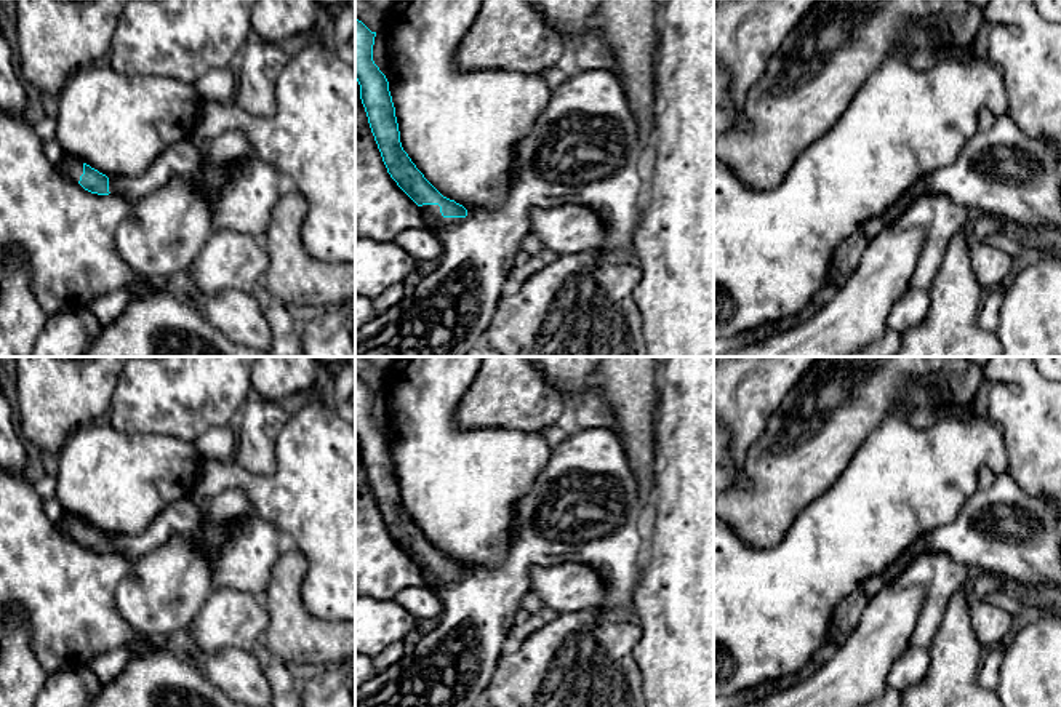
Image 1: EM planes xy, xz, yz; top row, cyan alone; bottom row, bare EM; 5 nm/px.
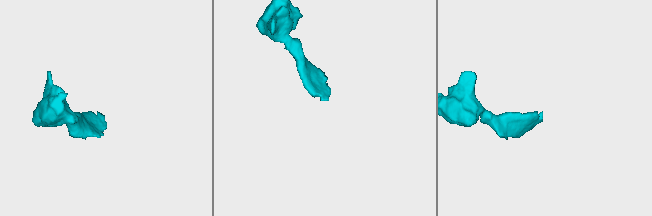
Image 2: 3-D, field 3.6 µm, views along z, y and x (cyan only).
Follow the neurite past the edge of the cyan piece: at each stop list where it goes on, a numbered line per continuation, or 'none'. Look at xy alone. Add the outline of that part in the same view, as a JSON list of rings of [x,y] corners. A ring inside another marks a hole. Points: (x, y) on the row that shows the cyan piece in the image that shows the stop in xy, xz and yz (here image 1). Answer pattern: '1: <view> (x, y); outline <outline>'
1: xy (71, 167); outline [[[66,154],[54,166],[59,174],[75,184],[78,184],[80,176],[83,174],[83,162],[74,155]]]

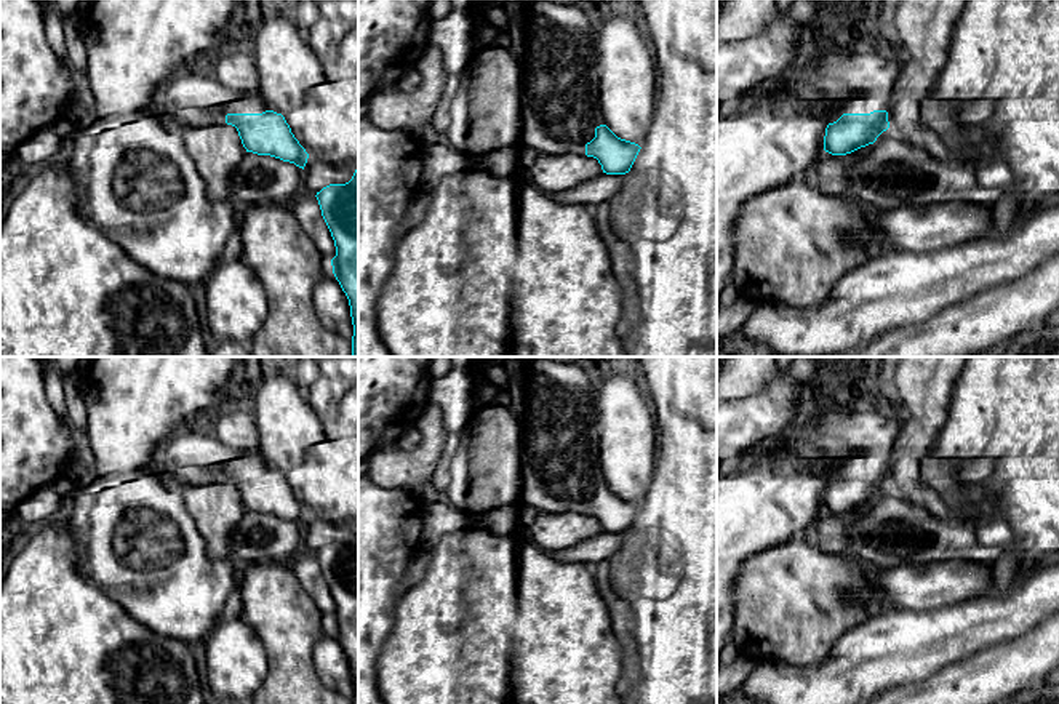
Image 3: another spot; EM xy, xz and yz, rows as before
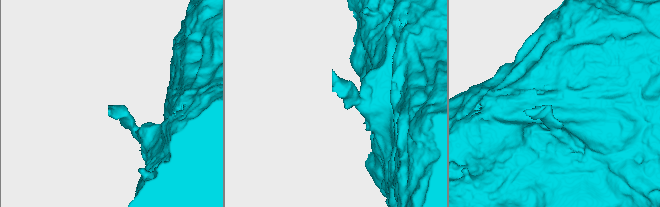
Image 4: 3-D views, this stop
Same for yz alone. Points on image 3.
1: yz (797, 85); outline [[[792,74],[773,78],[763,83],[750,99],[790,99],[790,98],[821,98],[829,96],[838,101],[838,107],[830,114],[829,123],[837,122],[843,114],[870,114],[873,110],[888,110],[891,102],[888,98],[848,93],[841,88],[830,86],[803,74]]]

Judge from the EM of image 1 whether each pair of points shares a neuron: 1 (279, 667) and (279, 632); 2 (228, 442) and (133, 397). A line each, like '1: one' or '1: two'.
1: two
2: two

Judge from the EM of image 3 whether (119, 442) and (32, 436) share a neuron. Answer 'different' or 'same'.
different

